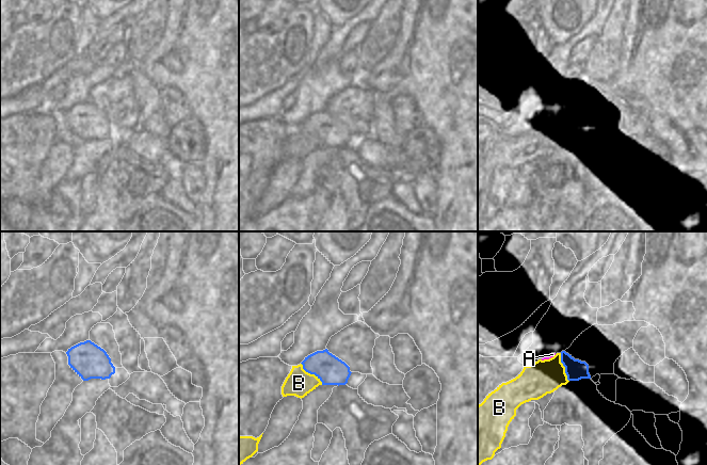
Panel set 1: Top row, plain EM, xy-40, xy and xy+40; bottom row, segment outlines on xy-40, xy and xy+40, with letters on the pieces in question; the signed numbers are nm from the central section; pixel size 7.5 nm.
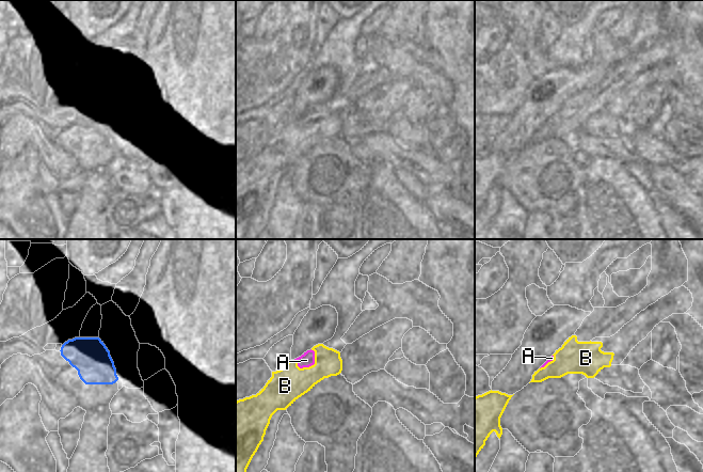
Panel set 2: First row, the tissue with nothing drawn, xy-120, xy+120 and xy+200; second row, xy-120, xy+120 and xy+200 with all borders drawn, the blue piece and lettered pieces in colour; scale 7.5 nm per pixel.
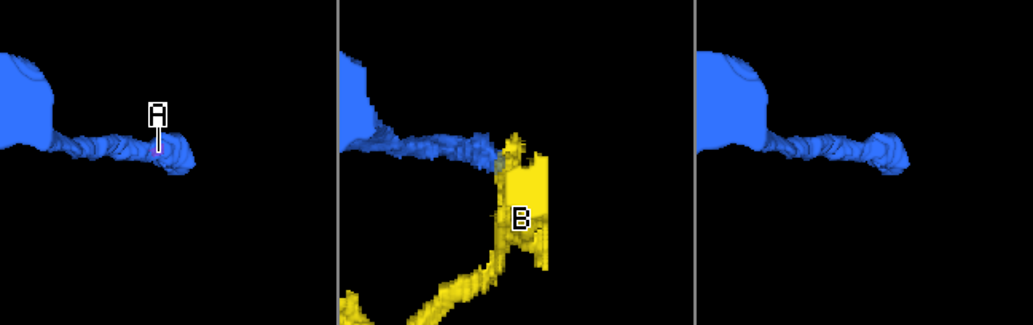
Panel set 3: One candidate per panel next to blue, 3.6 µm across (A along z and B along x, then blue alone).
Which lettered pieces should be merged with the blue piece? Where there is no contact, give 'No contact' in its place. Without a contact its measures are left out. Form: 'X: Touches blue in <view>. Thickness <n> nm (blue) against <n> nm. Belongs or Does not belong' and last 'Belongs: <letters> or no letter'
A: No contact. Does not belong
B: Touches blue in xy. Thickness 220 nm (blue) against 200 nm. Does not belong
Belongs: no letter

